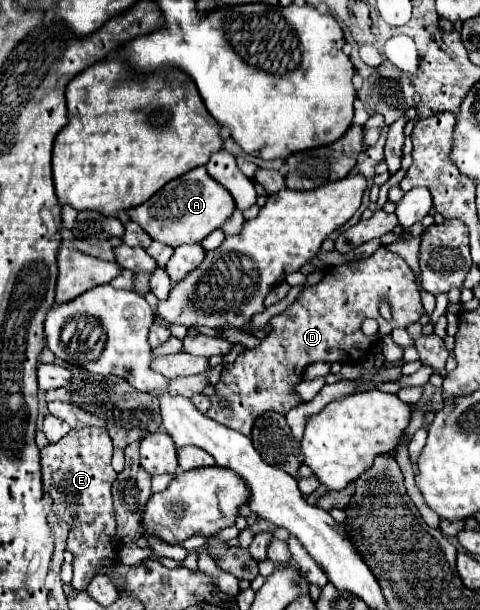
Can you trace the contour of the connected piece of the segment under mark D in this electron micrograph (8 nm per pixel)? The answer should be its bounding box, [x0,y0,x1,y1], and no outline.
[206,247,424,435]

